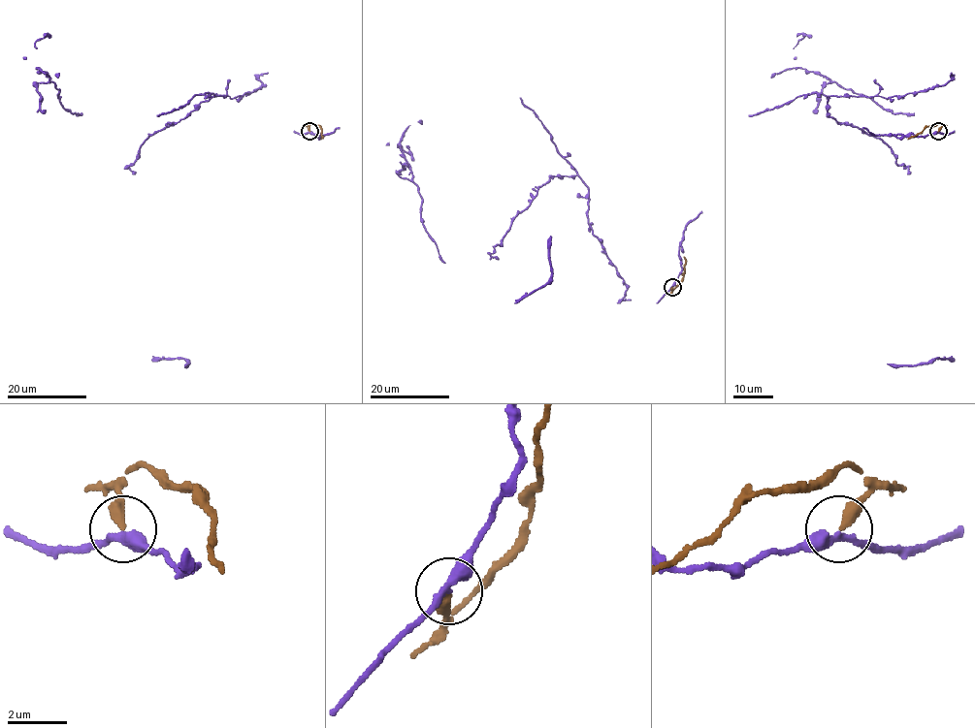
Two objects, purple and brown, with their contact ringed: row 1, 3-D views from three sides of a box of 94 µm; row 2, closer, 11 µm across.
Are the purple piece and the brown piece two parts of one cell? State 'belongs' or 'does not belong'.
does not belong

